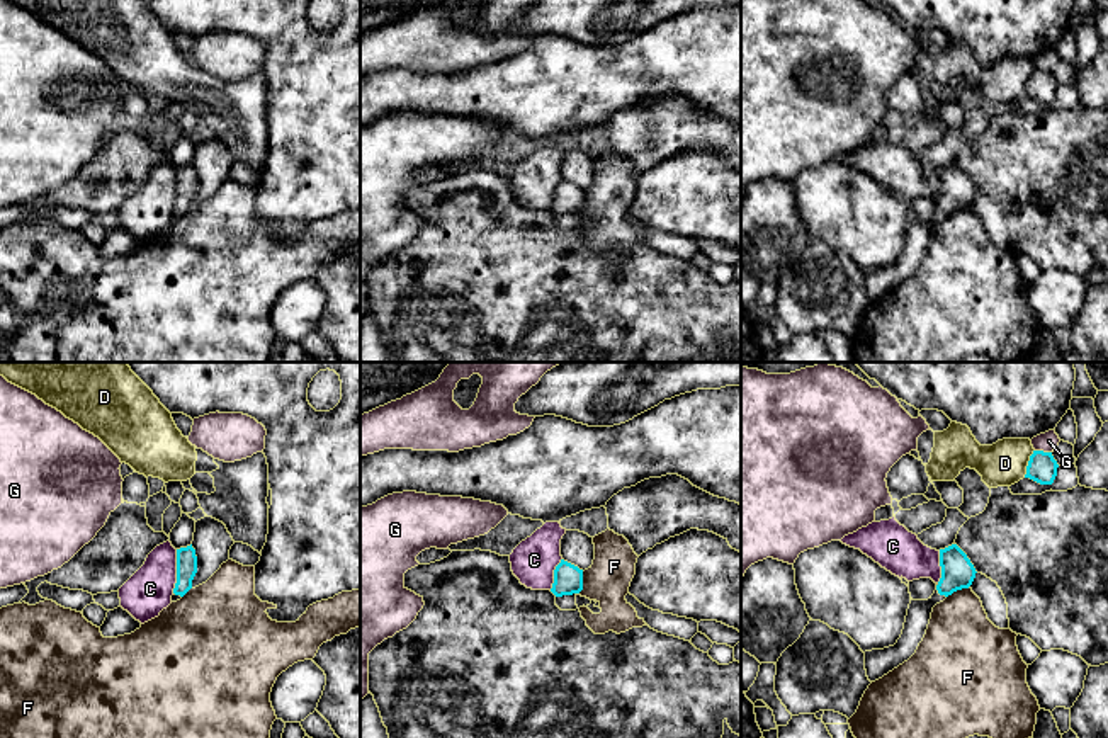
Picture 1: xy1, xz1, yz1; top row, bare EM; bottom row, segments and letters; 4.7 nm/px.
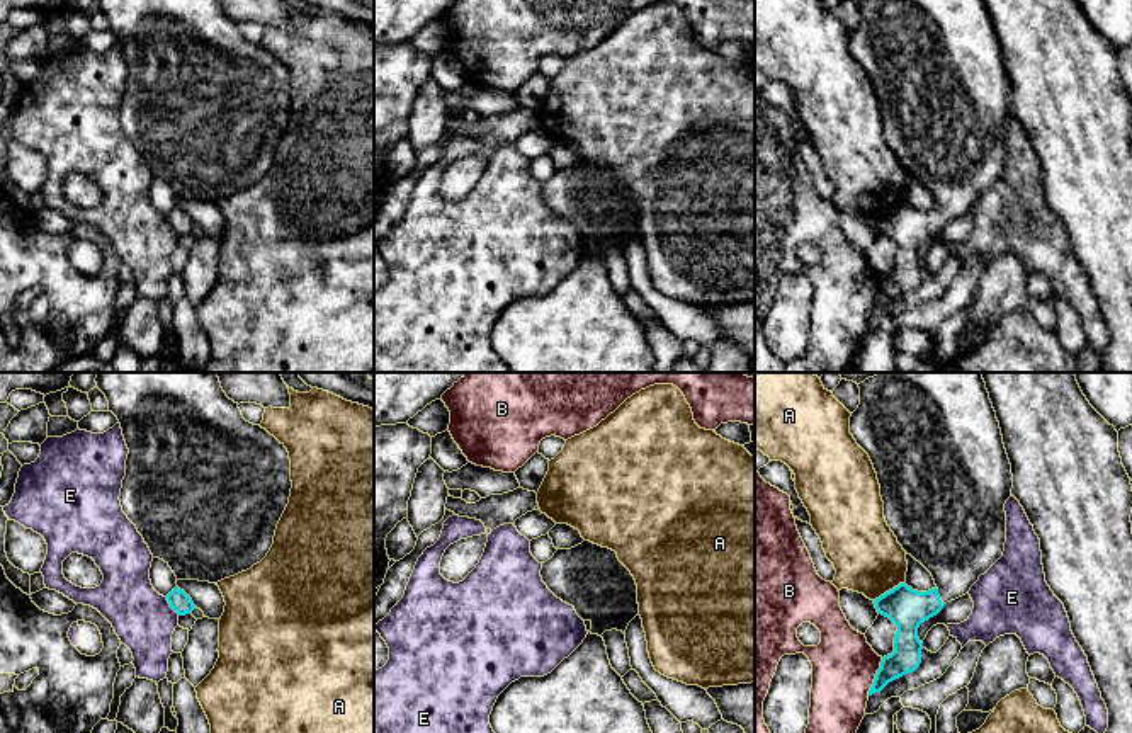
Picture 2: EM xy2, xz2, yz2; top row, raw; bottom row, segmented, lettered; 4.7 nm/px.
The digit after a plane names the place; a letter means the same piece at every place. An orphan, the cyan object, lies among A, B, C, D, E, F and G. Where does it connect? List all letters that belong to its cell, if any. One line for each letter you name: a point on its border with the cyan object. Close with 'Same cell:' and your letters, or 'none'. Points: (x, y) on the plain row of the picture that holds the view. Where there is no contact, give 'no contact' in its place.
Same cell: none

